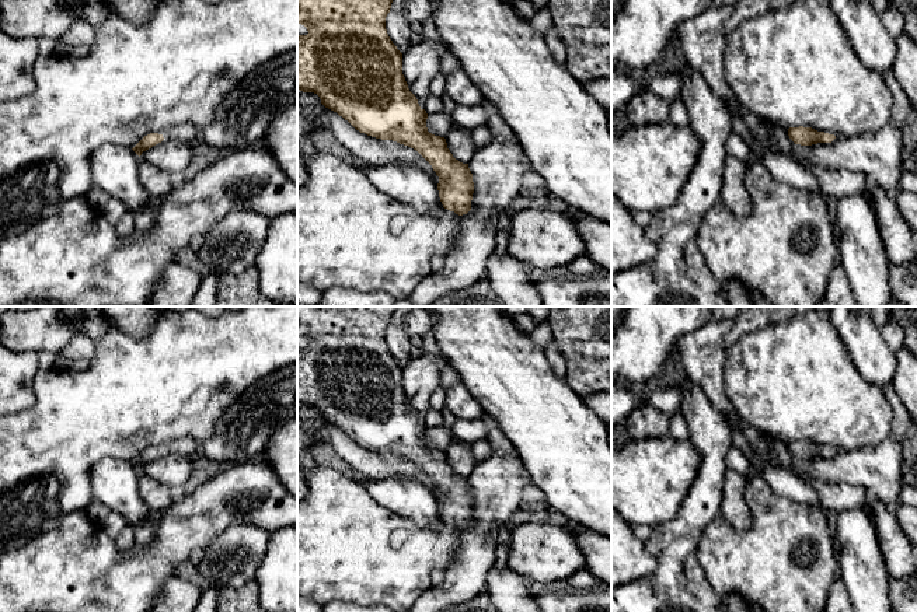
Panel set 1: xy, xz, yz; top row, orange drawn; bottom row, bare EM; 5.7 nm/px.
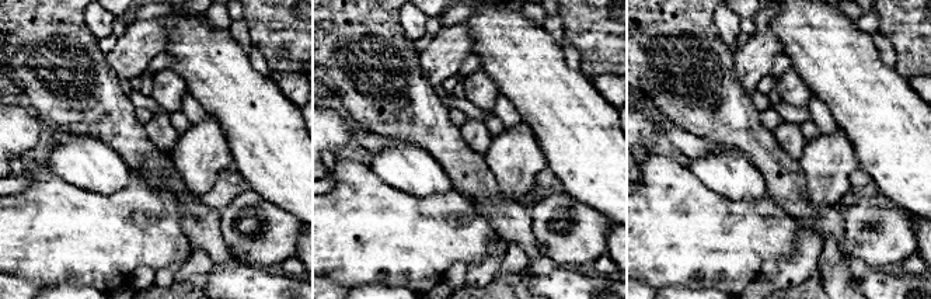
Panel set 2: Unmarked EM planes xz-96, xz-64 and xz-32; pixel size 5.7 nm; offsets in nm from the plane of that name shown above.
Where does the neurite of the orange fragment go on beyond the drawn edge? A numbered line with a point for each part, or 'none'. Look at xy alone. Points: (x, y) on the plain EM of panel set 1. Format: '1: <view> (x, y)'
1: xy (188, 447)

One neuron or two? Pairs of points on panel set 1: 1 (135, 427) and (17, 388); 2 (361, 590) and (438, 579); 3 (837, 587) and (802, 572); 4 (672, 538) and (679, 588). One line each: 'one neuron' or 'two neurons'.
1: two neurons
2: two neurons
3: two neurons
4: one neuron

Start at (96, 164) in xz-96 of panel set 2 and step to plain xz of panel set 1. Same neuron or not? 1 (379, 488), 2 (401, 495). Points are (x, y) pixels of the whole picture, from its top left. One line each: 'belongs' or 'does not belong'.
1: belongs
2: belongs

